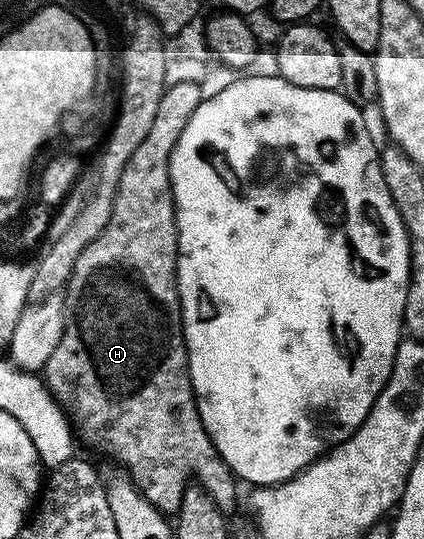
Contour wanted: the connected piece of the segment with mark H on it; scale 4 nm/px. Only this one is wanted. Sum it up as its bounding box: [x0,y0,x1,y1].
[43,83,238,513]

